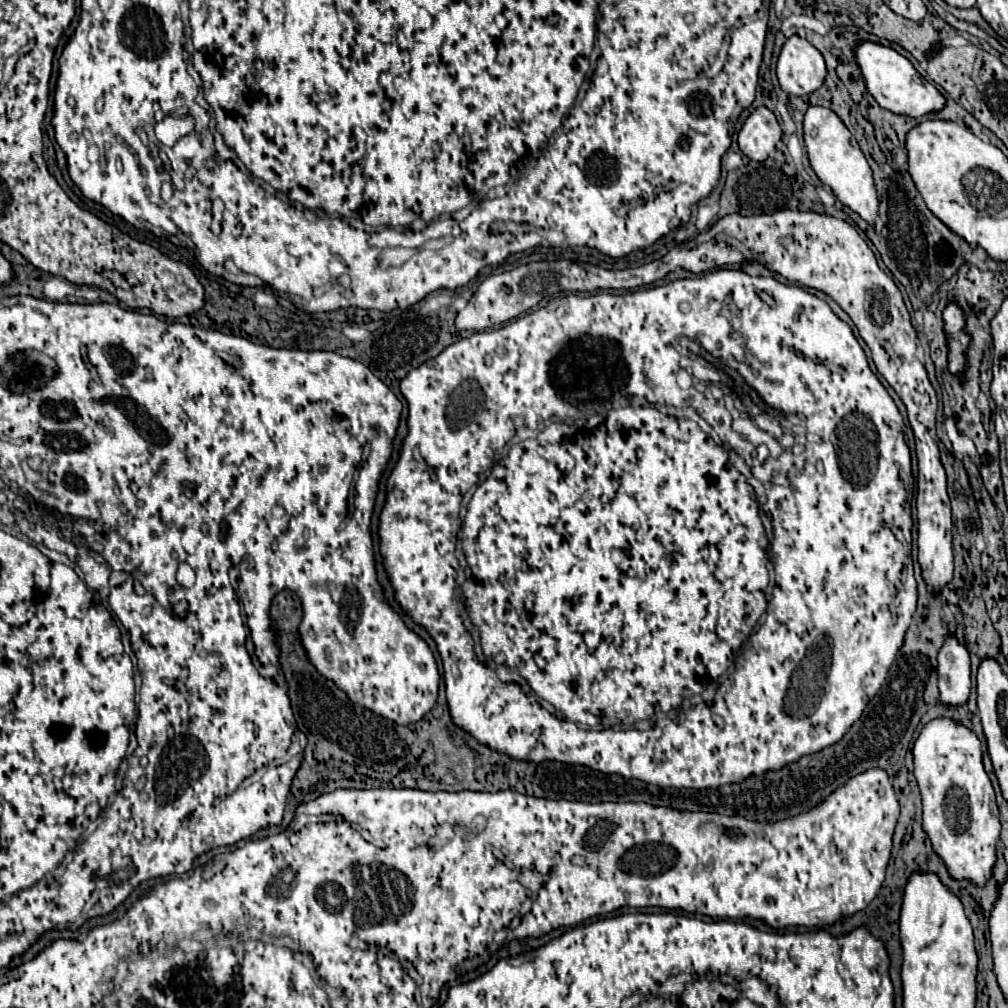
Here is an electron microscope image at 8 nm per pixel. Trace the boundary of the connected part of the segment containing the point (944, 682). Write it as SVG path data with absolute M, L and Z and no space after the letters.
M949 636L939 650L939 692L943 706L965 706L971 694L971 668L969 652Z

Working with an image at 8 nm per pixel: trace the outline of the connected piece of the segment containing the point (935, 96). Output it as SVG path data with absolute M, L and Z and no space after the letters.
M861 40L857 42L855 50L855 62L861 70L861 76L865 80L865 88L867 92L877 100L879 106L895 112L895 114L905 114L905 116L925 116L933 110L941 110L945 106L945 98L941 96L941 92L927 82L915 68L913 64L901 56L899 52L895 52L889 46L881 46L869 40Z

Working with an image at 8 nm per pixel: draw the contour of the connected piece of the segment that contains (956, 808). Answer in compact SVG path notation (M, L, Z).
M937 718L919 734L913 756L923 798L923 830L933 844L933 852L945 862L951 878L985 886L997 862L995 848L1001 822L993 784L983 768L979 738L959 722Z

